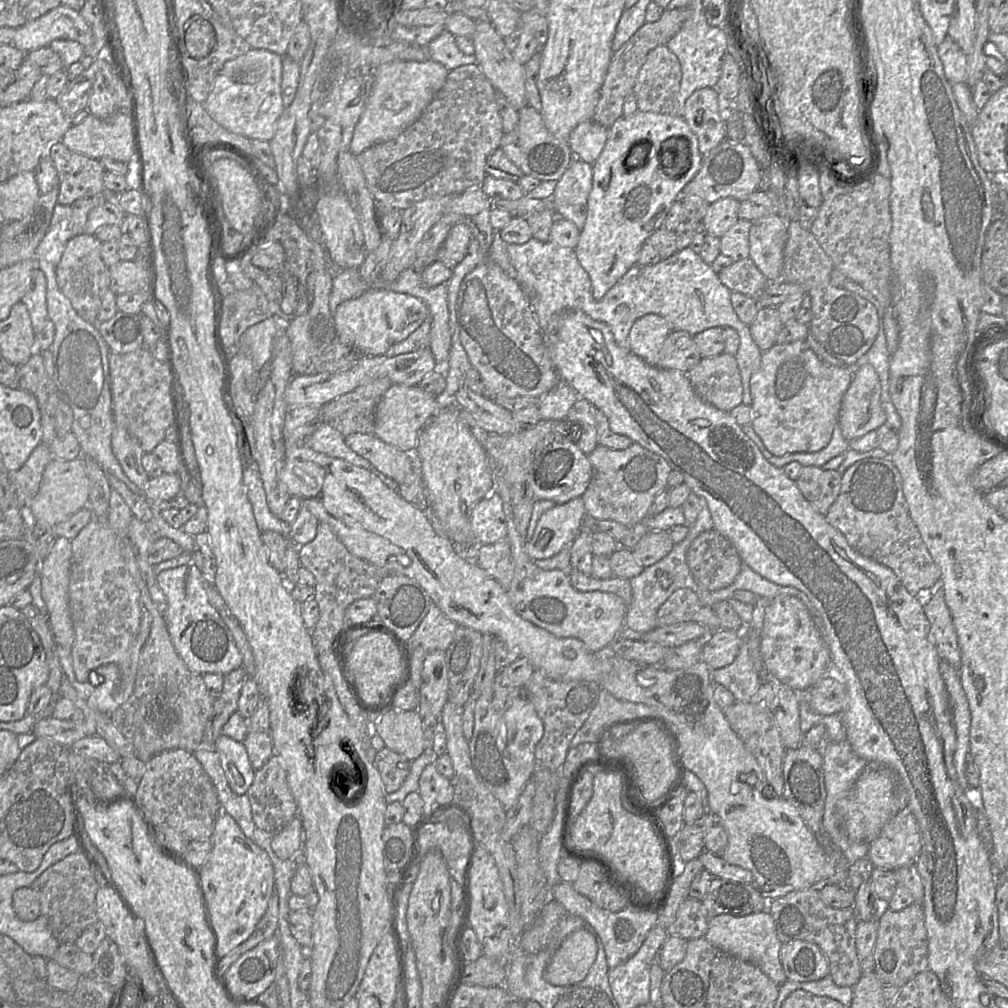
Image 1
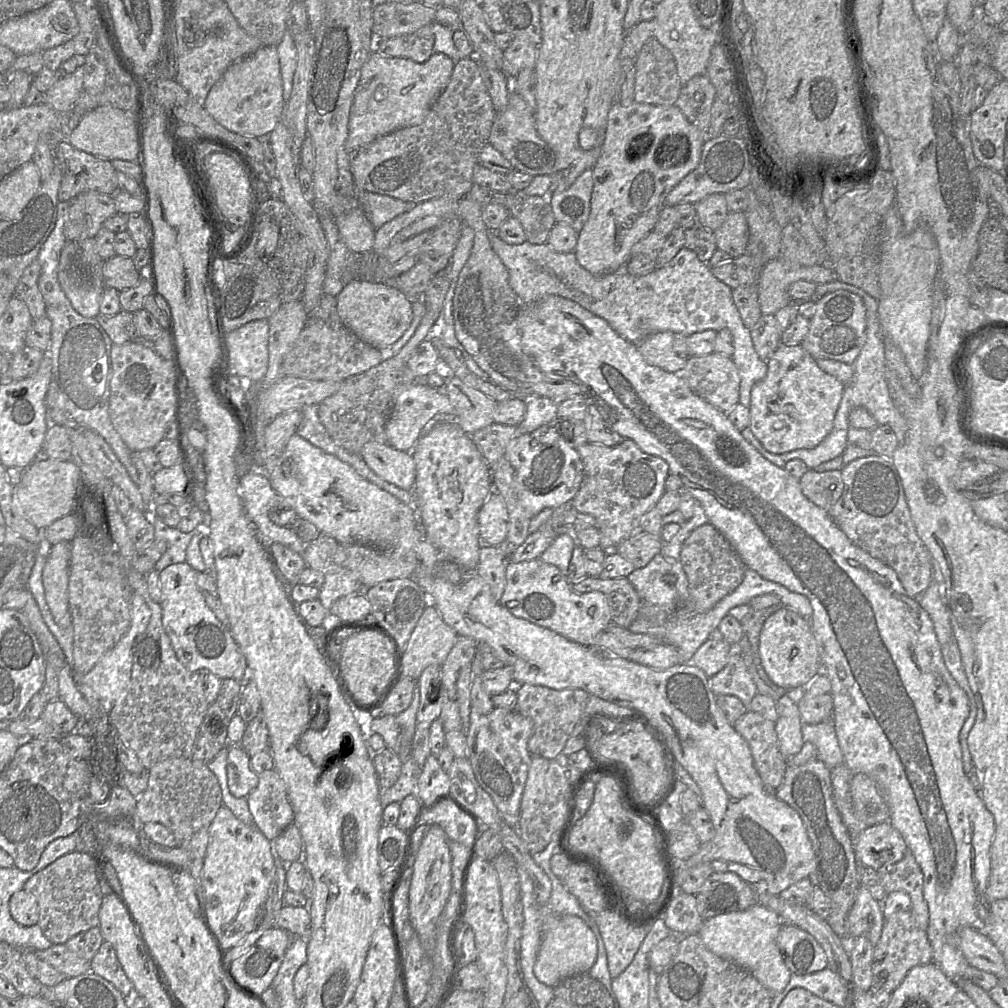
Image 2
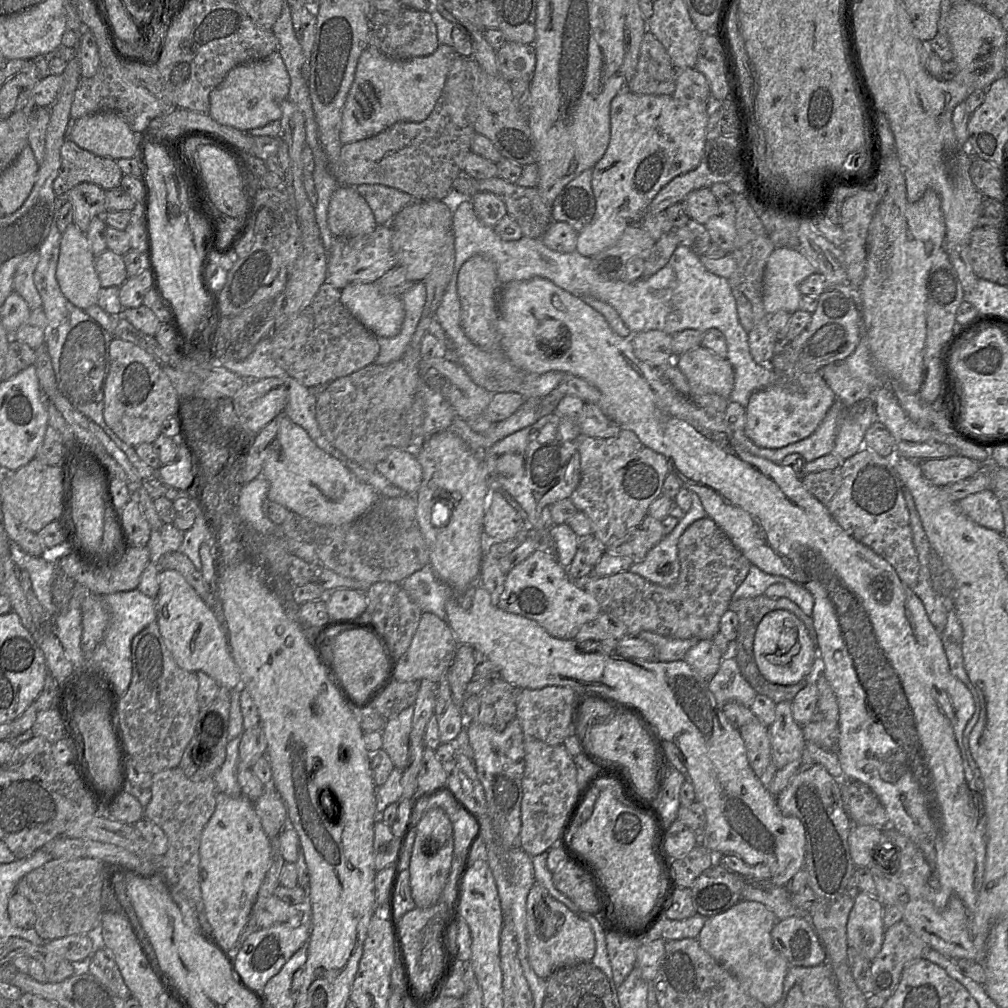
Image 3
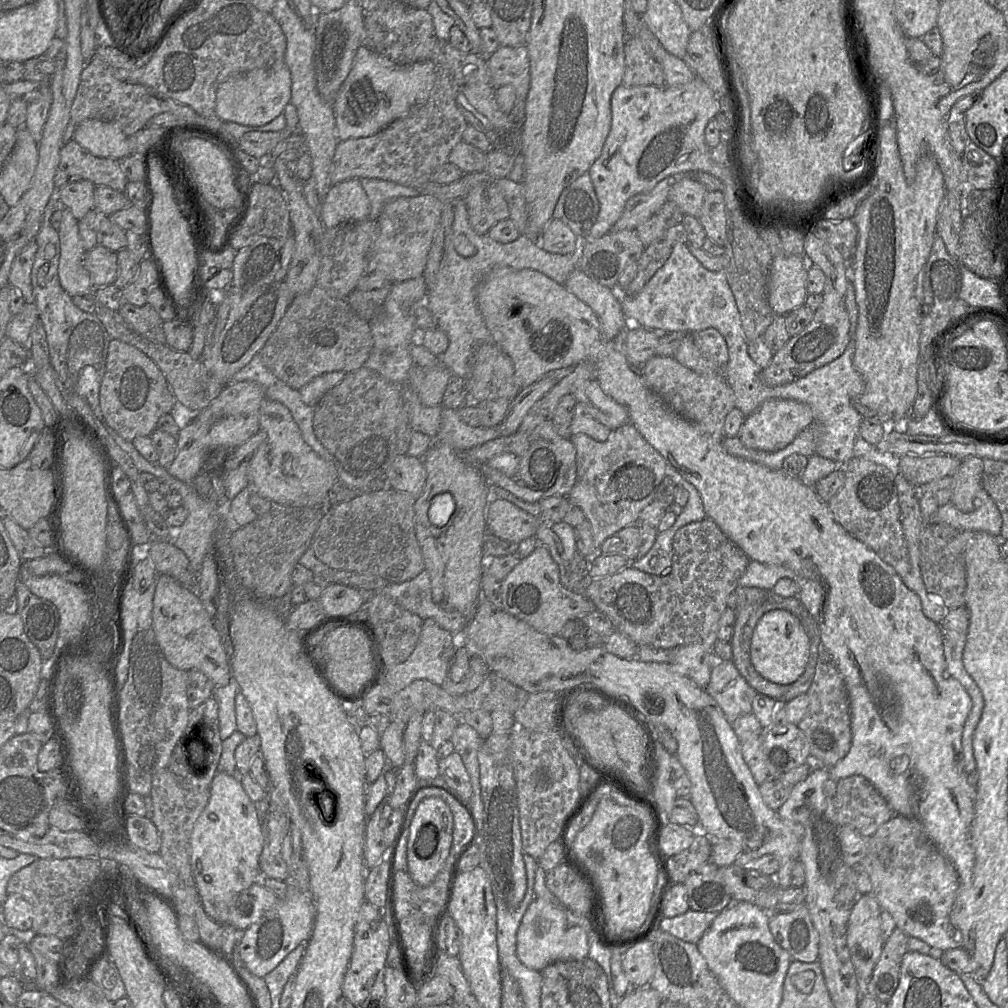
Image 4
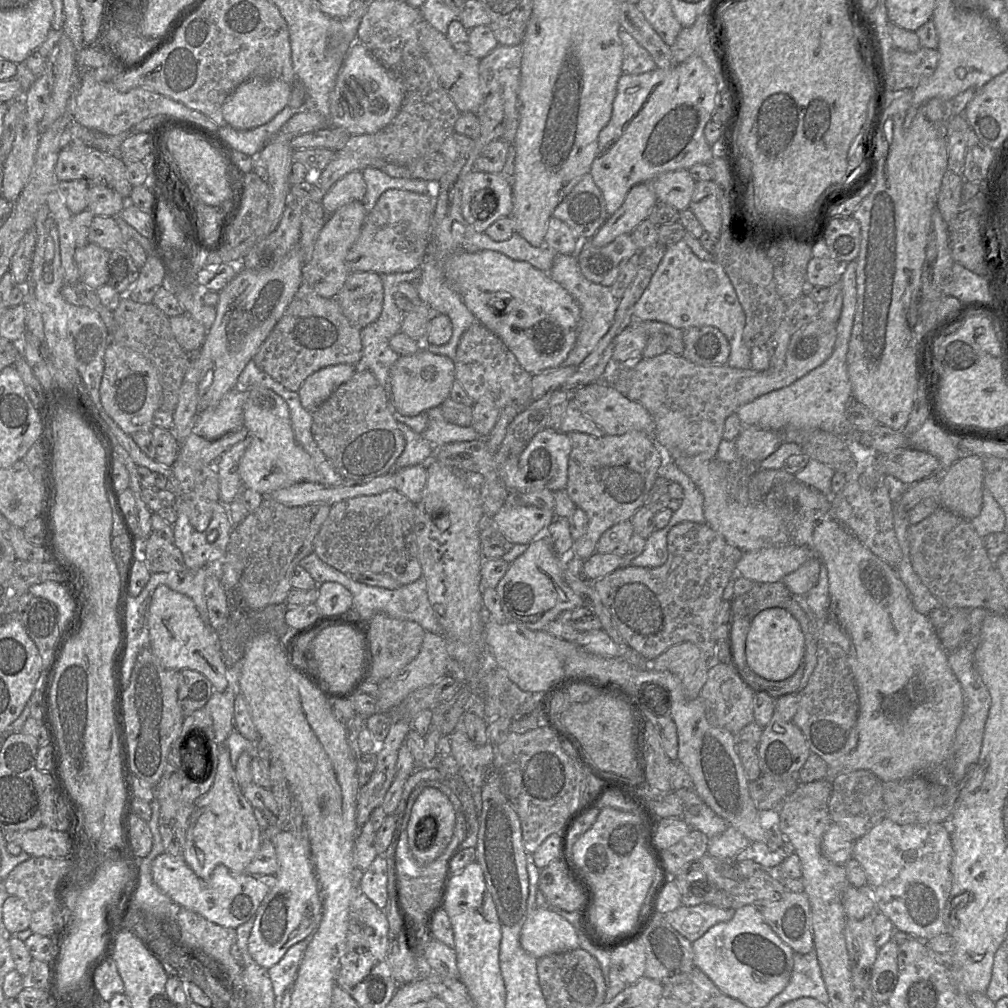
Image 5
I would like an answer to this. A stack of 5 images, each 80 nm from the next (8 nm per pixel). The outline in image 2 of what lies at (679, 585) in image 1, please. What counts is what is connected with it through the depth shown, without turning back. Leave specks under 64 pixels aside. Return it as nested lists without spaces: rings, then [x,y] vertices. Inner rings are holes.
[[[696,500],[692,518],[686,520],[681,525],[674,537],[669,542],[663,544],[660,552],[645,567],[636,568],[627,576],[641,600],[638,615],[628,627],[631,632],[649,634],[658,638],[663,637],[664,628],[659,626],[676,611],[679,603],[686,603],[689,598],[688,579],[680,558],[682,545],[693,530],[708,522],[709,520],[701,503]]]

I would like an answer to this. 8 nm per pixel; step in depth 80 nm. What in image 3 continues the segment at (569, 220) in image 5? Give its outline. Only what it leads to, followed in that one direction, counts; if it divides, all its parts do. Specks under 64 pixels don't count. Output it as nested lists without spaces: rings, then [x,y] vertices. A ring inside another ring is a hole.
[[[587,169],[561,190],[551,207],[552,221],[566,222],[577,233],[589,224],[595,212],[591,181],[592,169]]]

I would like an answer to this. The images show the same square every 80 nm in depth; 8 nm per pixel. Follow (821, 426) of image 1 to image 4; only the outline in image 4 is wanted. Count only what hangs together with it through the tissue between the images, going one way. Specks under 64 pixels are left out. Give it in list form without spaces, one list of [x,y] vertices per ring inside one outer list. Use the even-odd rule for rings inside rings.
[[[770,399],[745,417],[738,436],[747,448],[774,452],[789,445],[799,433],[809,428],[813,422],[814,415],[807,404],[790,399]]]

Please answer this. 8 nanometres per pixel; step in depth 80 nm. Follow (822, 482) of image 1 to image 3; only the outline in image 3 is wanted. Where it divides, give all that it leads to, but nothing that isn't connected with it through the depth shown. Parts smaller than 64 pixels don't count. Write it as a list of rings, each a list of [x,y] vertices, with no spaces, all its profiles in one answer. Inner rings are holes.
[[[841,466],[821,472],[803,474],[801,481],[809,493],[827,506],[842,484]]]

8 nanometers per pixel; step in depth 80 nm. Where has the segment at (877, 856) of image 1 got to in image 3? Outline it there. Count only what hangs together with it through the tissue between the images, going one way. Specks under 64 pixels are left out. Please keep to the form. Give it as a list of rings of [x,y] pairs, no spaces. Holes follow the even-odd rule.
[[[851,825],[848,837],[849,850],[852,860],[856,867],[870,868],[877,865],[876,853],[880,848],[873,852],[873,848],[880,846],[888,841],[883,827]]]

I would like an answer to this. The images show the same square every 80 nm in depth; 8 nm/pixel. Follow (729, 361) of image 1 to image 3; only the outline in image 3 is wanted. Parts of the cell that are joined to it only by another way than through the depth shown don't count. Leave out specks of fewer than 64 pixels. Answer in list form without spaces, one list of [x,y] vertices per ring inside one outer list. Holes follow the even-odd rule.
[[[700,346],[676,356],[674,362],[690,385],[703,388],[705,393],[730,398],[734,387],[734,371],[727,359]]]

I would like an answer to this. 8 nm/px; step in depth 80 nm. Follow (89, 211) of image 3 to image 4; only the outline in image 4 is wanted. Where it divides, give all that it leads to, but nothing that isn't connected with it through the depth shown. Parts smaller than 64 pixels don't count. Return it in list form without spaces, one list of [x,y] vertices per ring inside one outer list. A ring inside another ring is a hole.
[[[79,180],[58,189],[61,201],[71,210],[77,221],[94,208],[95,187],[90,181]]]

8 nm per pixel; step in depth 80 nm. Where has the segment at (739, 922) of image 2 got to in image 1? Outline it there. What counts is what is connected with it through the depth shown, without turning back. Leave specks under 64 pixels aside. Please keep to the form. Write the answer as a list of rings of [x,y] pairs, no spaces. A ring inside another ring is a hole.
[[[766,911],[745,916],[720,914],[708,921],[708,929],[703,937],[716,948],[755,964],[776,985],[781,986],[787,980],[780,961],[781,942],[777,936],[775,922]]]

